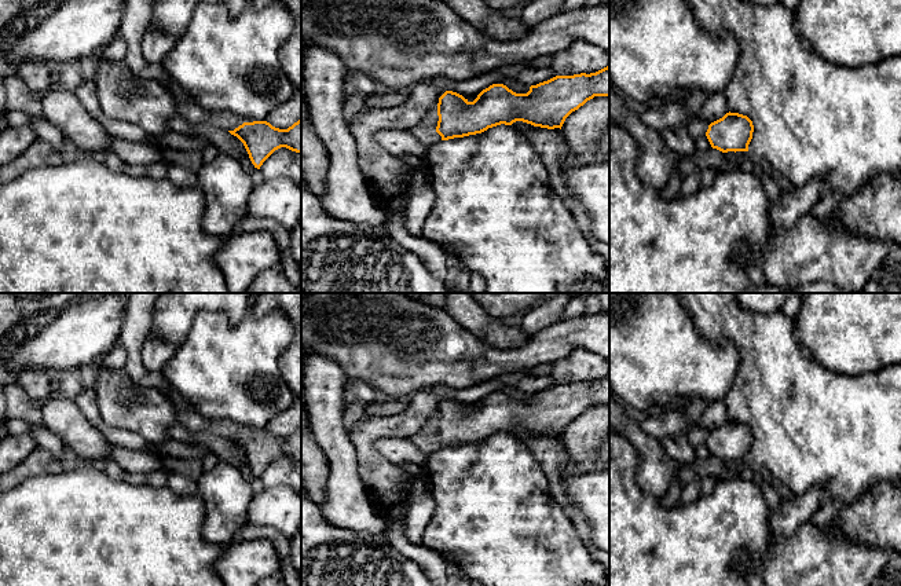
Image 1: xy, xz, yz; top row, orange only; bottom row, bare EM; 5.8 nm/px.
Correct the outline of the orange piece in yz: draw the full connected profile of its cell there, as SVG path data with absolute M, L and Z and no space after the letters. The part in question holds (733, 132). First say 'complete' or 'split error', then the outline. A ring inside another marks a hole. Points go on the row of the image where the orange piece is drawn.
complete; M729 111L708 125L706 136L713 149L736 153L748 151L752 132L754 125L747 116Z

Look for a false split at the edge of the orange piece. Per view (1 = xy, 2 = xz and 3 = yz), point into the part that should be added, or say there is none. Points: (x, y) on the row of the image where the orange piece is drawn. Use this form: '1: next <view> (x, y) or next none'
1: next none
2: next none
3: next none

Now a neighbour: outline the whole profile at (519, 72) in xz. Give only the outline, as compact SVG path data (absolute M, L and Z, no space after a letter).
M510 63L494 70L494 73L516 80L528 87L547 81L556 74L549 67L531 69L524 63Z

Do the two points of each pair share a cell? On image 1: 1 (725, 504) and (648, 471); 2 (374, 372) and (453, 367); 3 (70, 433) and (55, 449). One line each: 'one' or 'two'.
1: two
2: one
3: two

